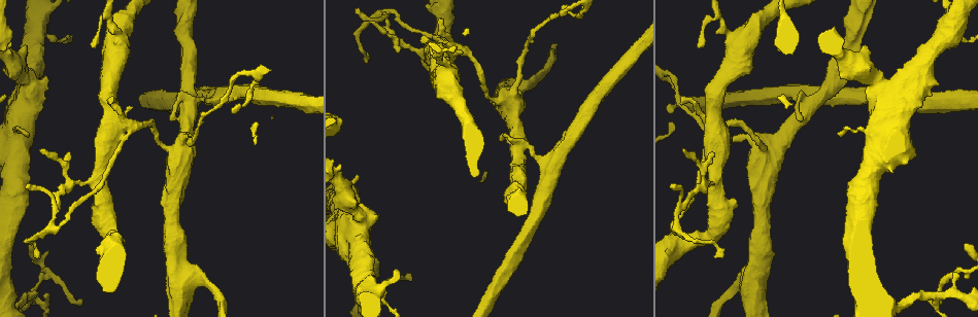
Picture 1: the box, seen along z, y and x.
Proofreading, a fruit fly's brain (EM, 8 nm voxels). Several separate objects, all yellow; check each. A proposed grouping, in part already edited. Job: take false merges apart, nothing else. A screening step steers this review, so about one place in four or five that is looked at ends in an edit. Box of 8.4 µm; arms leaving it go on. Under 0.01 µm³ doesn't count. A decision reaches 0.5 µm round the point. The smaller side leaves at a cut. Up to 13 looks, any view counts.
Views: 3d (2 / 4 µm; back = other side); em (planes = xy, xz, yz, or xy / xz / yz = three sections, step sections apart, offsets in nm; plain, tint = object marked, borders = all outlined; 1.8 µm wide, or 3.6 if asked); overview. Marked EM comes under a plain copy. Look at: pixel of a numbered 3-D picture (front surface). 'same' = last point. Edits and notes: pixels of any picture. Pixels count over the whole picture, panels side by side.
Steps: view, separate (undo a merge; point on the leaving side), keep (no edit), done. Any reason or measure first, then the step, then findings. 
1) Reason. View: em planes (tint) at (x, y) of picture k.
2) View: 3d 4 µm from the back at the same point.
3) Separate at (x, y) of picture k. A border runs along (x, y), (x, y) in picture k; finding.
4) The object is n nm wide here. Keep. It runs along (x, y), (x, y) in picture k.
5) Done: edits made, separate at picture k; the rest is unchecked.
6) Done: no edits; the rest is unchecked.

Abrupt turn. View: em 3.6 µm planes (tint) at (510, 100) of picture 1.

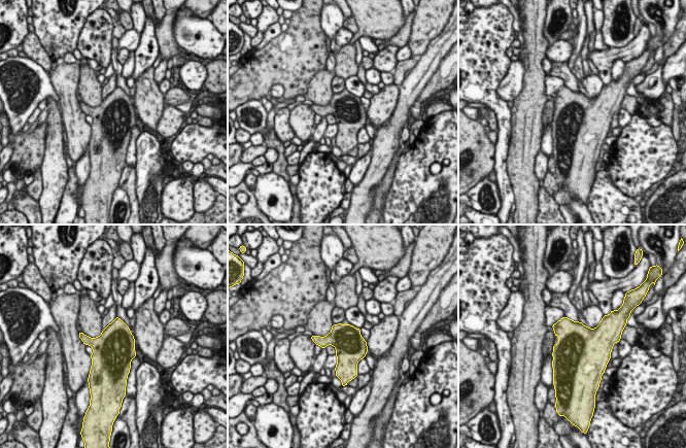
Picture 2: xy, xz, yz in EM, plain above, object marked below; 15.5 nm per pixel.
Keep. Continuous, no second neuron.

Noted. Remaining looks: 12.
Abrupt turn. View: em 3.6 µm planes (tint) at (101, 17) of picture 1.

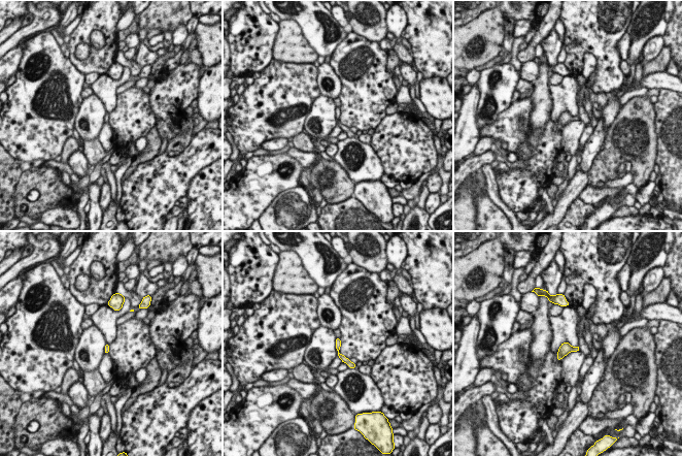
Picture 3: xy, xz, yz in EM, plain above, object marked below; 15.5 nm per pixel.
Keep. It runs along (337, 339), (339, 354), (353, 366) in picture 3; all the same neuron.

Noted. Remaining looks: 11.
Small branch off a trunk. View: em 3.6 µm planes (tint) at (447, 51) of picture 1.

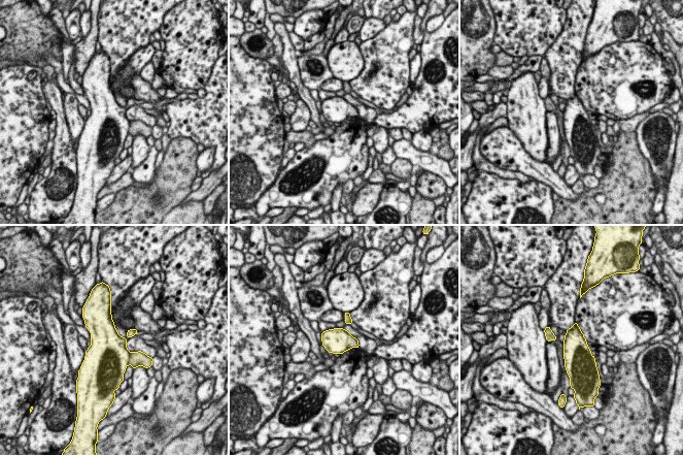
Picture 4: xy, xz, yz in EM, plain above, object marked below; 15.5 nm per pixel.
Separate at (114, 357) of picture 4. A border runs along (131, 353), (129, 363) in picture 4; a second neuron is stuck on.

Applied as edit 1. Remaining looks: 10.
See it whole again. View: overview.

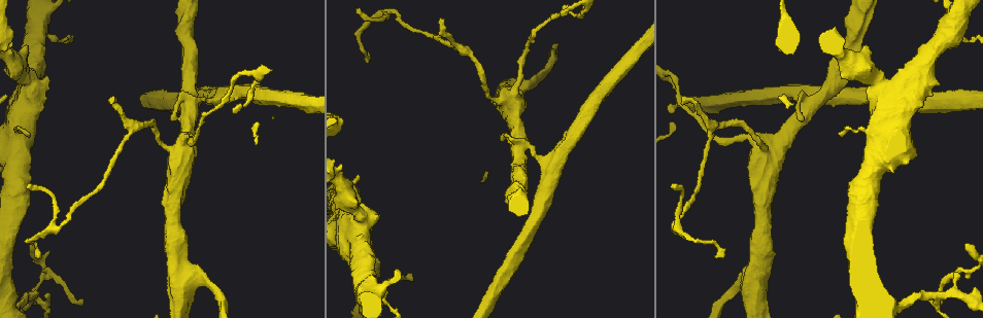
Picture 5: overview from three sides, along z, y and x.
Looks like a crossing. View: em 3.6 µm xz step 4 (tint) at (46, 35) of picture 5.

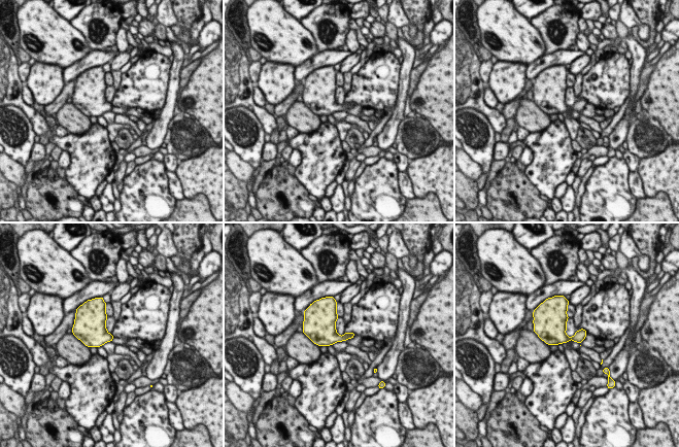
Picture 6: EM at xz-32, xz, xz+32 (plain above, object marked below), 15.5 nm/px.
The object is 200 nm wide here. Keep. One neuron here.

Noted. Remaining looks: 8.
A narrow waist. View: em 3.6 µm planes (tint) at (953, 291) of picture 5.

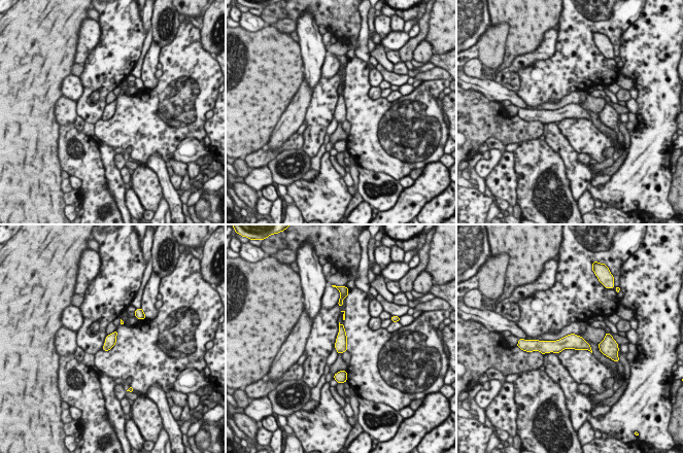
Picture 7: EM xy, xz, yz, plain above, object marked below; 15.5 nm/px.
The object is 170 nm wide here. Keep. It runs along (543, 346), (582, 344), (587, 347) in picture 7; one neuron here.

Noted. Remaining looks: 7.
Done: edits made, separate at picture 4; the rest is unchecked.

